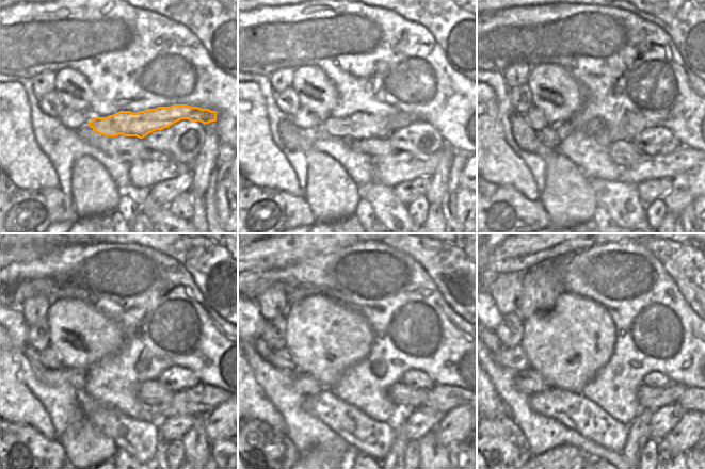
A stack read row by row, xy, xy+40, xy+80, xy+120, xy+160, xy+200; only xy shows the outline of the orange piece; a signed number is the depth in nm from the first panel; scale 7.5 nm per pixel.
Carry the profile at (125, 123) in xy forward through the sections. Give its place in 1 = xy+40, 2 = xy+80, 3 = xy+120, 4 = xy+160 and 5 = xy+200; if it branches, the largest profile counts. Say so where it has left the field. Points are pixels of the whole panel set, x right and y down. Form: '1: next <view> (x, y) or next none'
1: next xy+40 (357, 126)
2: next xy+80 (551, 136)
3: next xy+120 (76, 378)
4: next xy+160 (302, 383)
5: next xy+200 (529, 382)

